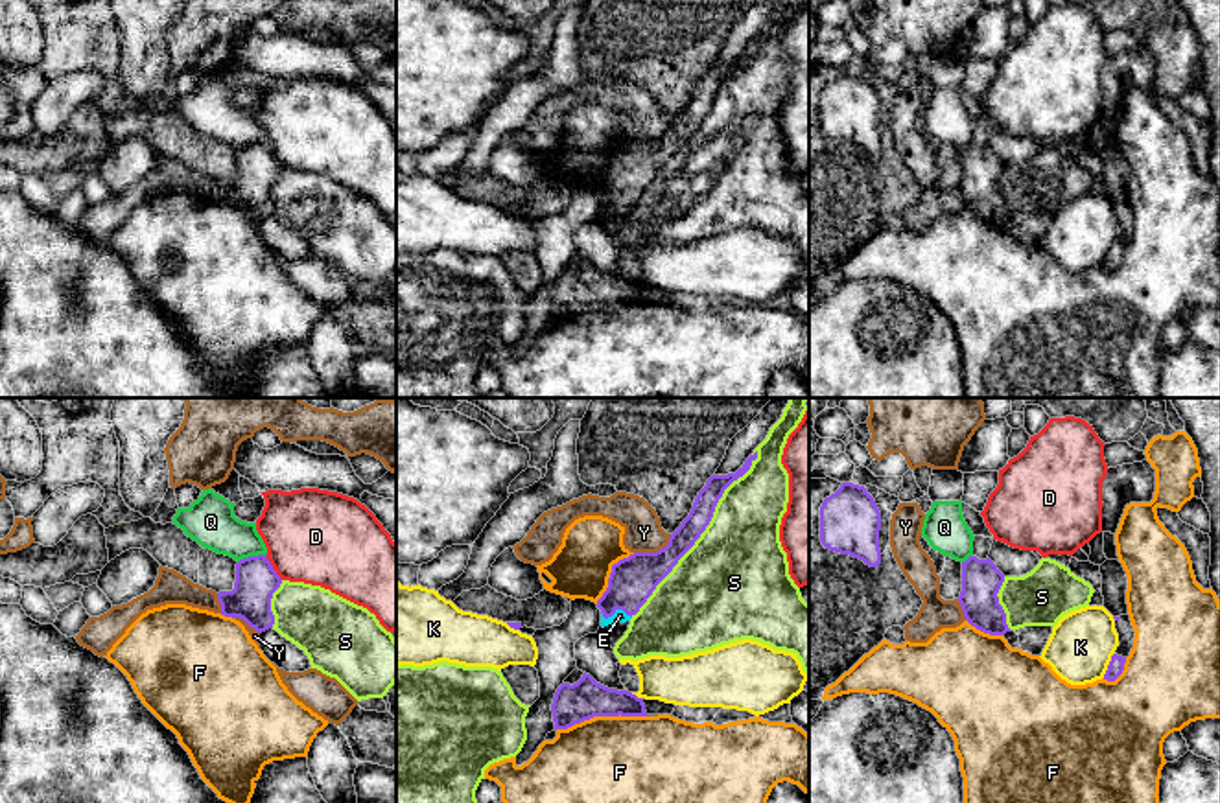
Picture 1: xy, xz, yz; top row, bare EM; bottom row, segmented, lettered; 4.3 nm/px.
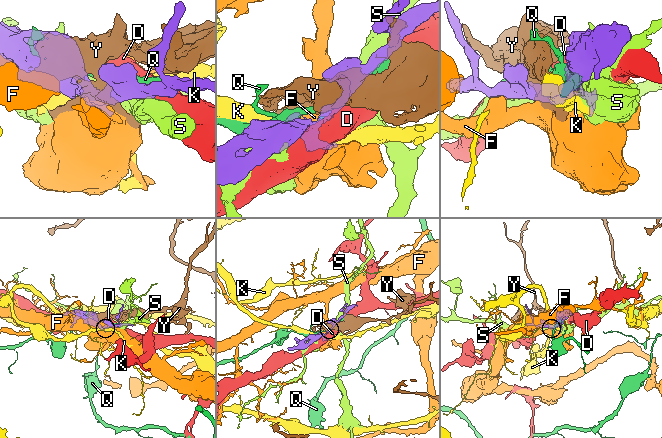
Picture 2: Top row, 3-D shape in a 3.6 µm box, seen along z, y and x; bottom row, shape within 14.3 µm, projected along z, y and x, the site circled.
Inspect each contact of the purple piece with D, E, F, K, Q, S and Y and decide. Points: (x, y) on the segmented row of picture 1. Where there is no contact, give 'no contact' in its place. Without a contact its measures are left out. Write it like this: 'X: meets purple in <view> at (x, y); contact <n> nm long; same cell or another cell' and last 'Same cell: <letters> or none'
D: meets purple in xy at (271, 568); contact 130 nm long; another cell
E: meets purple in xz at (614, 612); contact 140 nm long; same cell
F: meets purple in xz at (601, 715); contact 400 nm long; another cell
K: meets purple in yz at (1108, 665); contact 120 nm long; another cell
Q: meets purple in xy at (251, 557); contact 120 nm long; another cell
S: meets purple in xz at (703, 531); contact 900 nm long; another cell
Y: meets purple in xz at (656, 551); contact 190 nm long; another cell
Same cell: E

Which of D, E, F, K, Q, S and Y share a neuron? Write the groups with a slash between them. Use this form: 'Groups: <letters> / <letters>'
Groups: D / E / F / K / Q / S / Y

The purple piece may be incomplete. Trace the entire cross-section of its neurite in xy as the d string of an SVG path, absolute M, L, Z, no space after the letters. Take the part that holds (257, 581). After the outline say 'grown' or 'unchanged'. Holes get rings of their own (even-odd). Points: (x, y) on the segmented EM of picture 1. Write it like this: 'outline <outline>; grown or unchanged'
outline M258 554L240 560L236 564L234 589L217 593L221 615L243 619L258 634L273 628L271 599L280 584L282 578L267 556Z; unchanged

